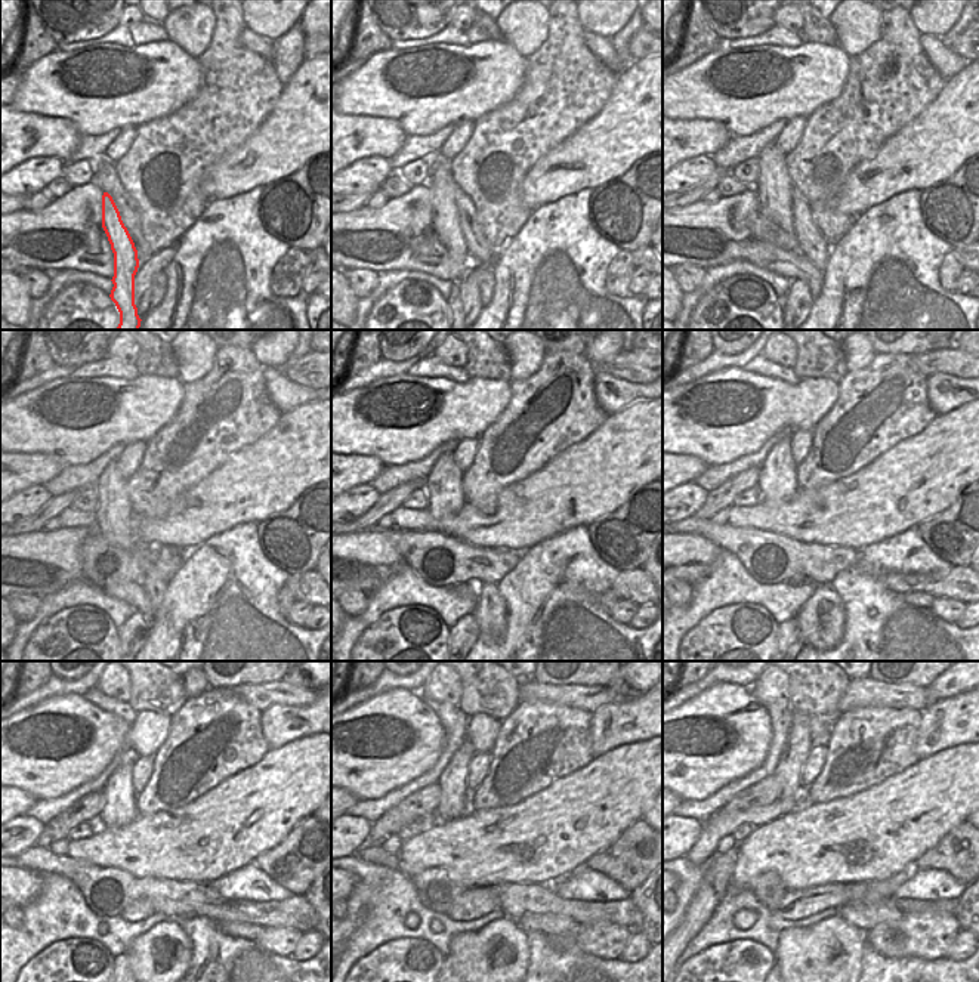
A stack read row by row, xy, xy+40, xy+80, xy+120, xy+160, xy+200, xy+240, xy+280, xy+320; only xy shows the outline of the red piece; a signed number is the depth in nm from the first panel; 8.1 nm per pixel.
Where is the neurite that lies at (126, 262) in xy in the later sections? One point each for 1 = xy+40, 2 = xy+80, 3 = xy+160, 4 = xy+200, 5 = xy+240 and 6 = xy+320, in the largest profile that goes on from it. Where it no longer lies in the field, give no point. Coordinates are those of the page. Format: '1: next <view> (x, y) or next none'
1: next xy+40 (445, 216)
2: next xy+80 (774, 187)
3: next xy+160 (444, 484)
4: next xy+200 (777, 481)
5: next xy+240 (119, 811)
6: next xy+320 (788, 771)

